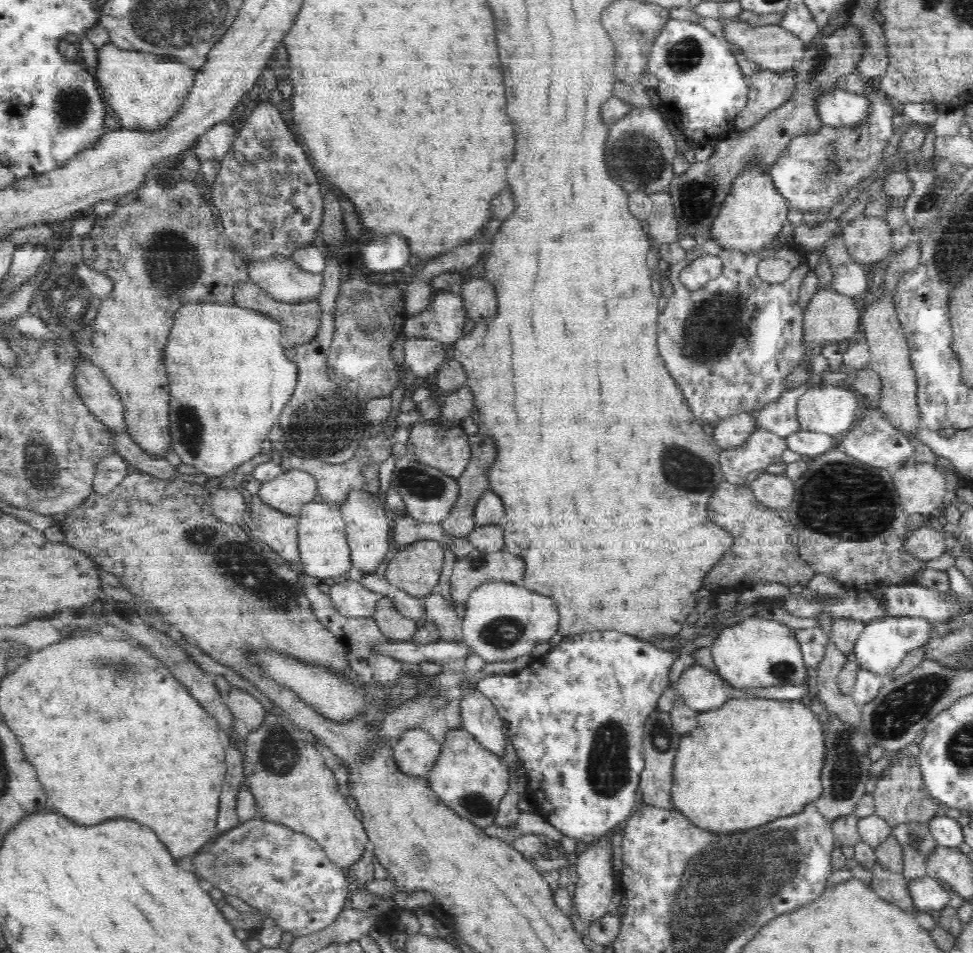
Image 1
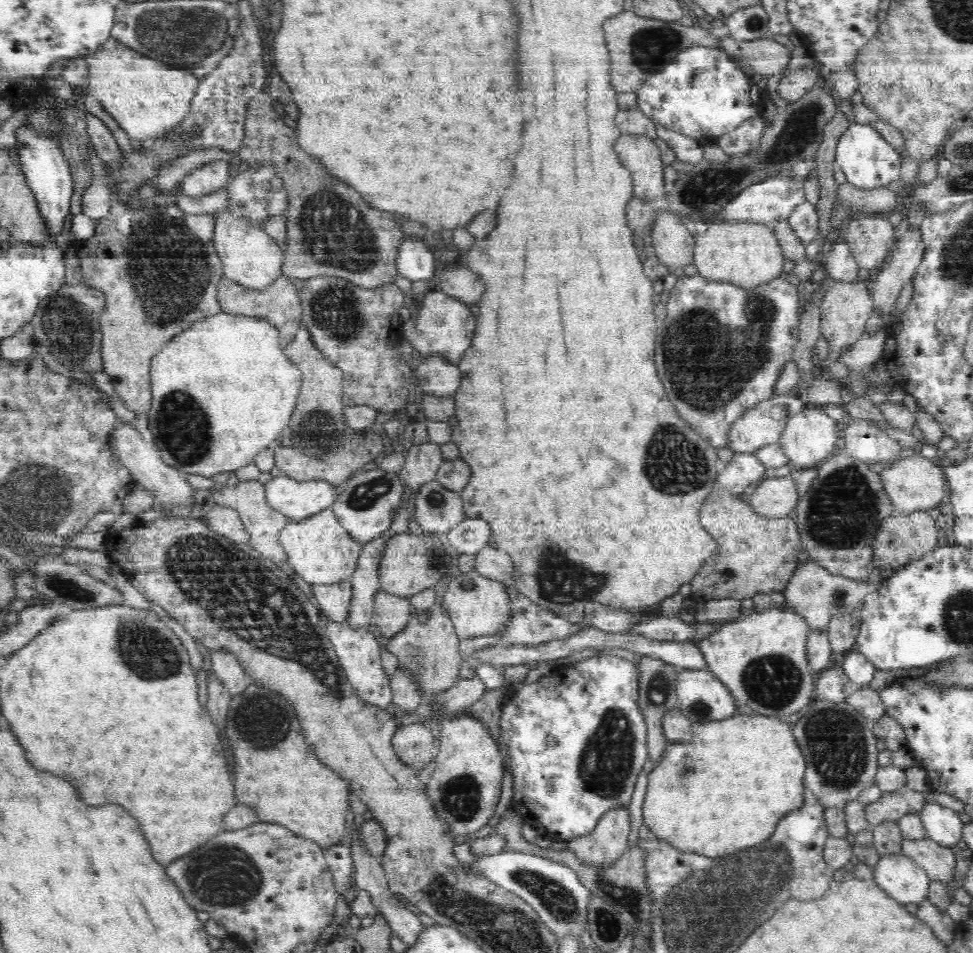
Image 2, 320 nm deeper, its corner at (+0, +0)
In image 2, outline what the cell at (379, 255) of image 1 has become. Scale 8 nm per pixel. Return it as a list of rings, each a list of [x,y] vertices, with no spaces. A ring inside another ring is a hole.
[[[421,235],[404,240],[397,252],[397,270],[401,276],[410,281],[430,282],[434,276],[434,256],[424,244]]]

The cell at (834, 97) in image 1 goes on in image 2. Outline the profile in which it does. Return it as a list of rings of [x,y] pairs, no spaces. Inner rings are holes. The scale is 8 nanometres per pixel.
[[[850,124],[846,132],[840,136],[836,146],[835,164],[842,170],[848,183],[872,190],[878,186],[888,186],[894,180],[900,179],[899,152],[870,124]]]

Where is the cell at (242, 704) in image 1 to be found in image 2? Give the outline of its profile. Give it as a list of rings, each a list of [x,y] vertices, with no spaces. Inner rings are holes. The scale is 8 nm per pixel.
[[[216,650],[210,653],[210,656],[210,671],[218,677],[218,680],[230,691],[230,694],[236,696],[244,692],[251,680],[244,672],[236,655],[232,655],[228,651]]]

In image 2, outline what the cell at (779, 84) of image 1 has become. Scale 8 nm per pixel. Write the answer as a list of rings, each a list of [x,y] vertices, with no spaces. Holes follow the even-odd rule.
[[[819,67],[787,70],[777,86],[779,98],[788,103],[800,100],[818,82],[819,70]]]

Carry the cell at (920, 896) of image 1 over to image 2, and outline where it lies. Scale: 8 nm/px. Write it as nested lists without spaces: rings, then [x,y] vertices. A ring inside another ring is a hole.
[[[901,852],[881,856],[873,868],[873,879],[884,892],[903,905],[924,902],[932,881],[914,859]]]

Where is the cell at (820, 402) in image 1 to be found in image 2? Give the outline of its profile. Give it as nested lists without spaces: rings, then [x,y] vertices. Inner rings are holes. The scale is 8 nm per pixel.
[[[818,408],[801,410],[787,420],[785,429],[782,431],[779,443],[788,459],[787,465],[791,469],[804,469],[817,467],[820,463],[837,452],[834,448],[836,440],[836,422]]]

